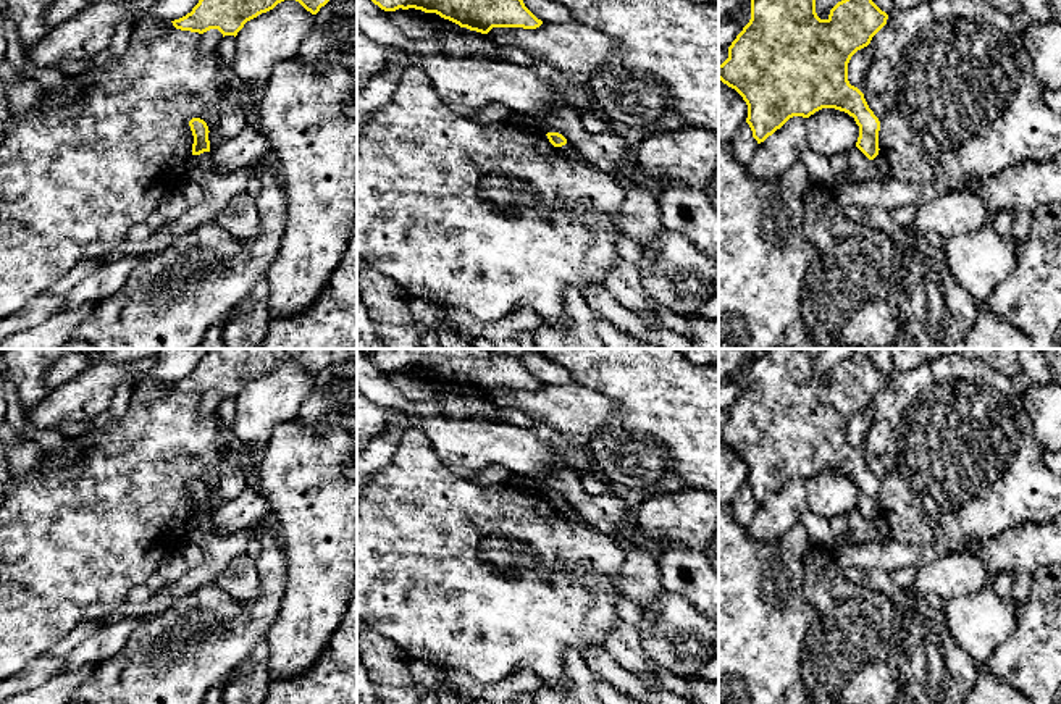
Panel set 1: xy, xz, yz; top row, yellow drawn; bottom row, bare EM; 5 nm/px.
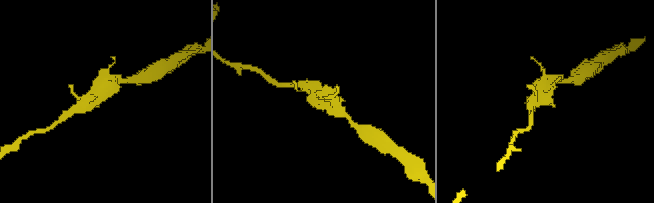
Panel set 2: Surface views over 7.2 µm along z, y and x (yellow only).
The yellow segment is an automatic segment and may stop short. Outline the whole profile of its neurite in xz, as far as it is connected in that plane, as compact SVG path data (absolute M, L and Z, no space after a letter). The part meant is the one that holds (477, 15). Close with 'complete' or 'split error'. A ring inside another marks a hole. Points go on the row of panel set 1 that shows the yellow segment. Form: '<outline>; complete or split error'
M371 0L384 11L399 8L436 13L460 27L488 34L493 27L536 29L543 24L523 0Z; complete

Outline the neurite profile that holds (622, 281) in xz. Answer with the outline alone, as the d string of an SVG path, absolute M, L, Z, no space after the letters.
M622 258L604 274L602 284L635 316L651 326L662 326L657 312L651 308L652 299L643 287L638 266Z

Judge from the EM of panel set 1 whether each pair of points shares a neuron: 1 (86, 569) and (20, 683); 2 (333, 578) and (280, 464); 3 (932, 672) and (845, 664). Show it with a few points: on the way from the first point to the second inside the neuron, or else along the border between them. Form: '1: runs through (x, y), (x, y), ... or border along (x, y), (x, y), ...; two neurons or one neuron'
1: border along (46, 653), (16, 674); two neurons
2: runs through (327, 549), (322, 541), (322, 527), (294, 493); one neuron
3: border along (890, 630), (889, 669), (897, 687); two neurons

